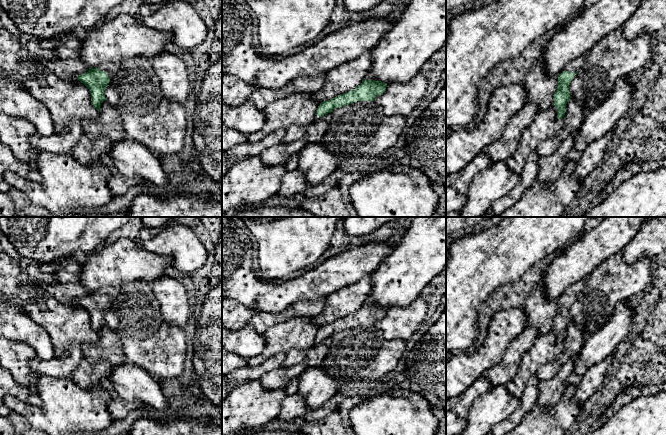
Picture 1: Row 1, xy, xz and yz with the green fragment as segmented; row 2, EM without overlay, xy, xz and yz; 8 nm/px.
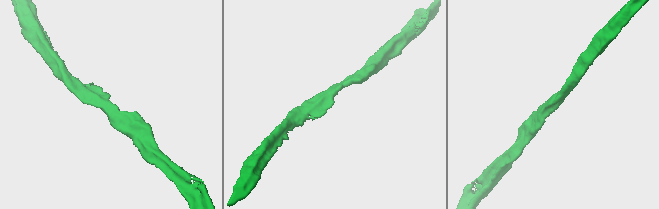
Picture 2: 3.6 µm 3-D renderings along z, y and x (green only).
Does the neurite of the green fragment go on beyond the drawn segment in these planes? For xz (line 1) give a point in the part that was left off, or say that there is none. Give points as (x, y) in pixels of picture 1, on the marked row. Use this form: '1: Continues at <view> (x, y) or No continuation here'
1: No continuation here

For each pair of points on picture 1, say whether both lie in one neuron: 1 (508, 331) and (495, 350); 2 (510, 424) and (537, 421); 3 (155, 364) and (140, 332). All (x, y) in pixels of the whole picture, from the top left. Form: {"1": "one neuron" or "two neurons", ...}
{"1": "one neuron", "2": "two neurons", "3": "one neuron"}

